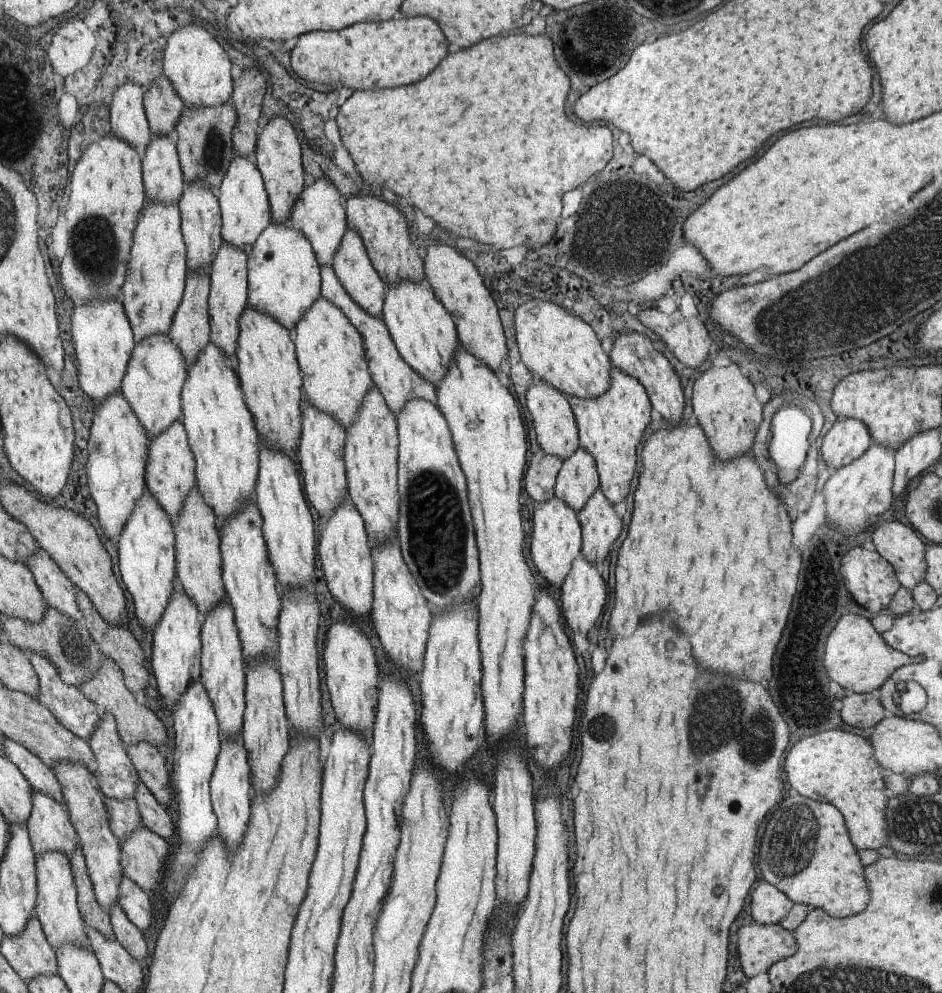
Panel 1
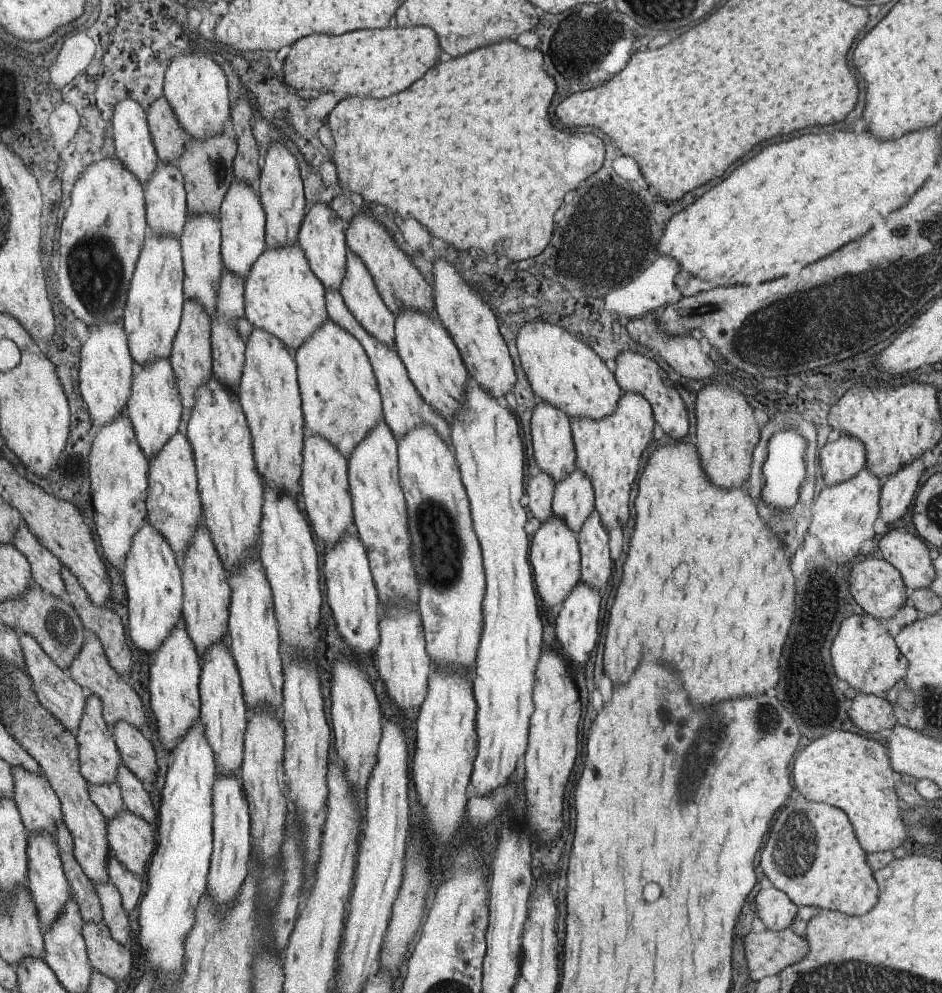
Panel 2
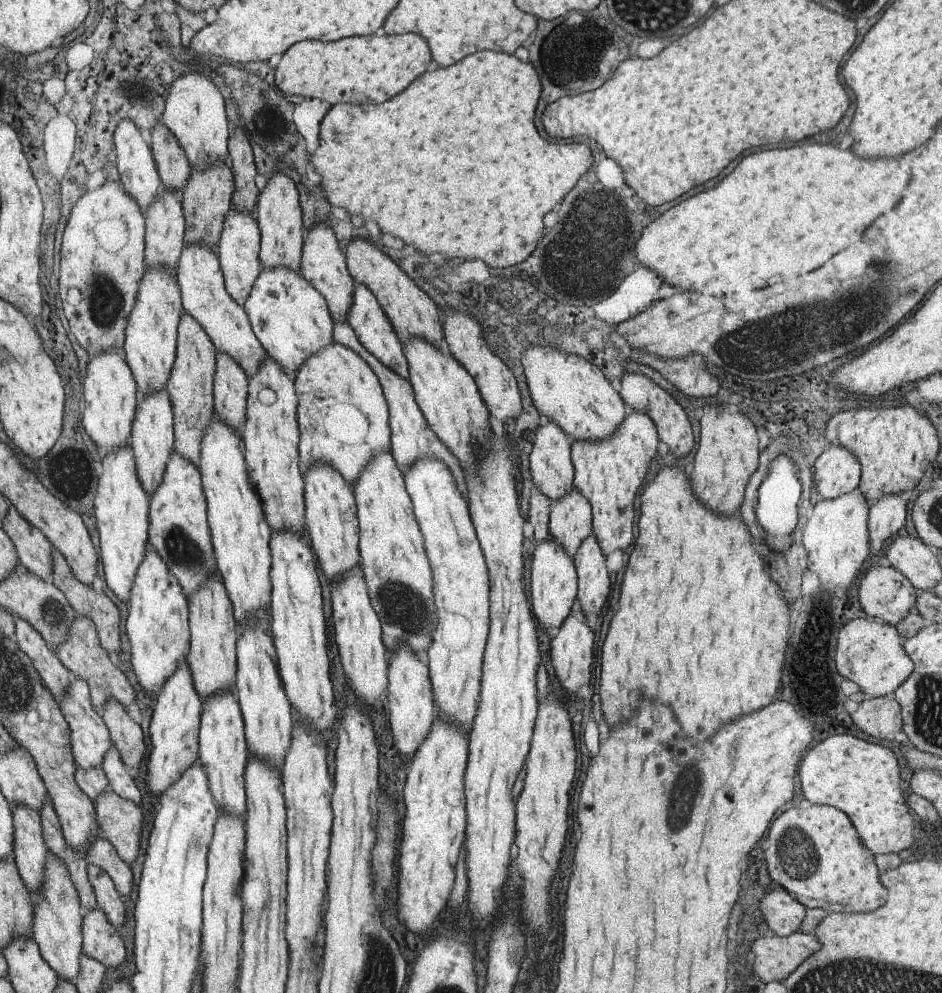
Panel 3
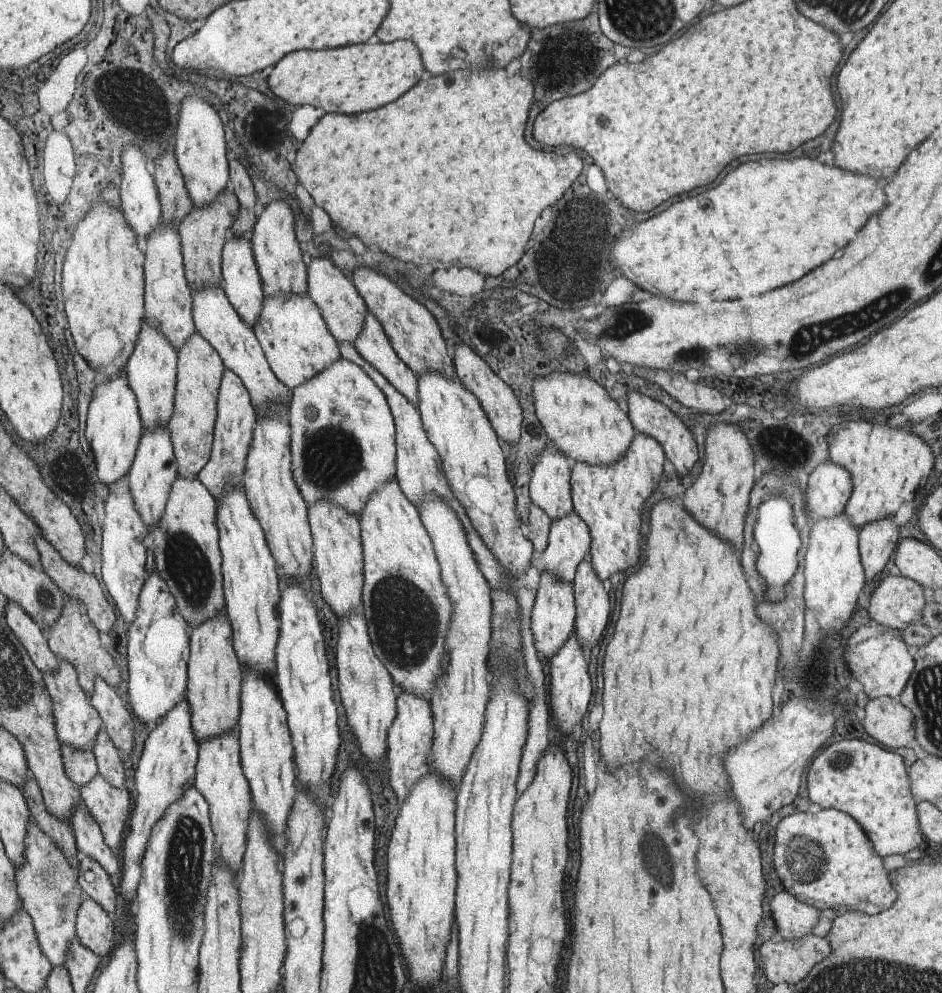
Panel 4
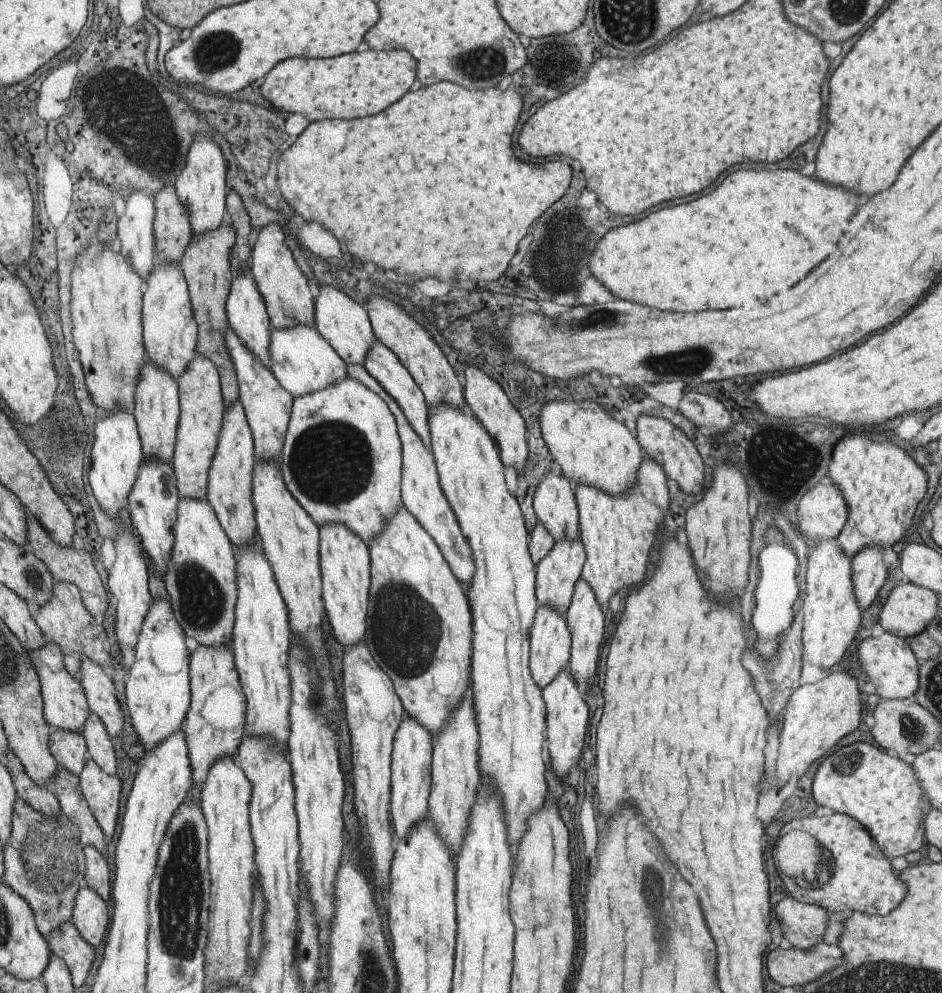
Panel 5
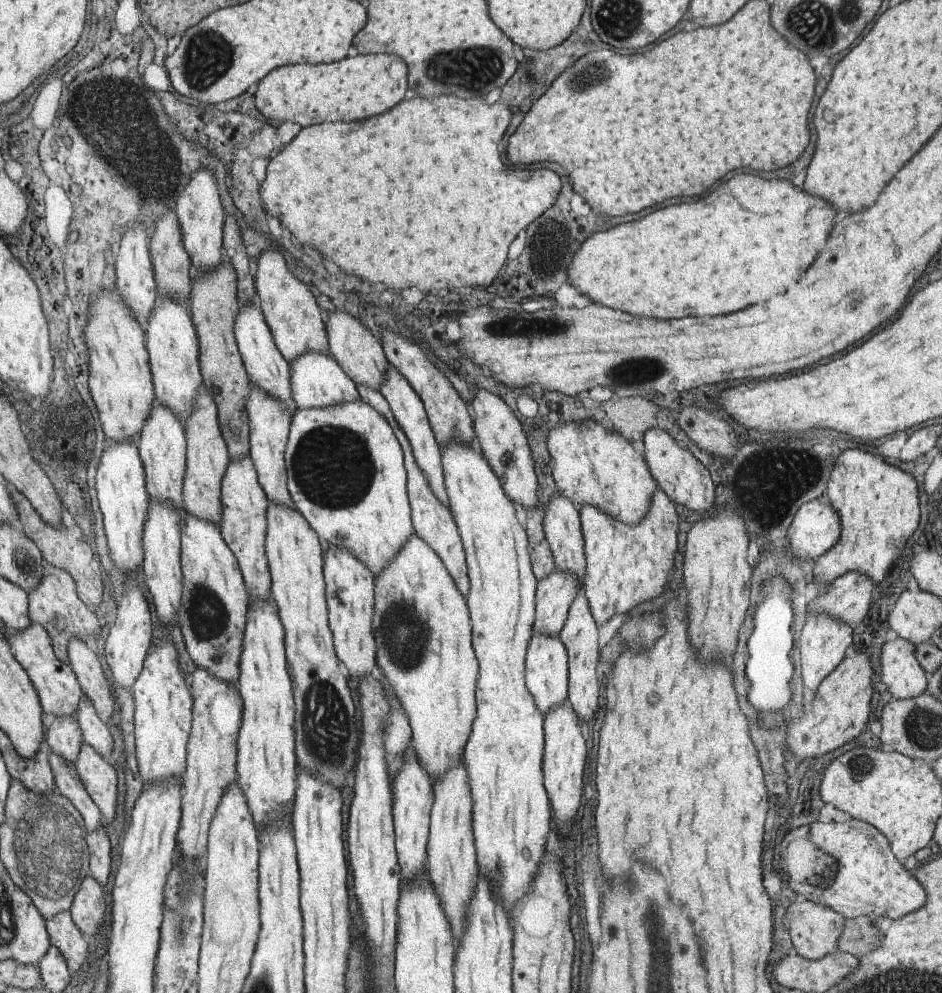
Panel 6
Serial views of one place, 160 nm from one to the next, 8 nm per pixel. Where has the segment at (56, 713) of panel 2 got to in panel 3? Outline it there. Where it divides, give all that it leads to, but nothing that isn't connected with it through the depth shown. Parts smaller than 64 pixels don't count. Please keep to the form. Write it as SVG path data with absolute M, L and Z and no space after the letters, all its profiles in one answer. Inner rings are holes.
M15 617L14 636L18 647L29 657L42 683L48 688L53 698L60 702L60 696L66 693L71 684L71 672L67 672L67 667L51 654L51 650L45 646L44 637L37 632L26 620Z

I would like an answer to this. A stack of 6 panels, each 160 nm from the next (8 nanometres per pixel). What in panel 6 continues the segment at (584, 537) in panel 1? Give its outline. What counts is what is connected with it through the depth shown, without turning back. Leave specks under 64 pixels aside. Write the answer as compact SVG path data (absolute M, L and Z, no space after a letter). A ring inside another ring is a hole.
M579 591L576 594L576 597L572 600L570 604L567 618L561 627L561 630L558 634L558 639L561 641L561 644L565 647L567 653L567 666L568 666L568 685L567 685L567 704L574 712L574 715L578 720L583 723L581 726L585 729L585 723L589 718L593 716L595 708L597 708L597 700L599 700L599 683L600 683L600 674L599 670L599 653L597 650L597 625L591 616L585 595L583 591Z

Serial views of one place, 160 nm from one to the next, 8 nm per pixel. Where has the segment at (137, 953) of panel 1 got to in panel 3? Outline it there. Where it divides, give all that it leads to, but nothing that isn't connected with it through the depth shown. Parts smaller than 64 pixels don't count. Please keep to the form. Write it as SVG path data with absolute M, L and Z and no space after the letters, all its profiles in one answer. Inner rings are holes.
M87 863L88 880L96 895L96 904L108 917L108 920L118 928L123 924L125 910L123 898L115 890L109 875L98 866Z

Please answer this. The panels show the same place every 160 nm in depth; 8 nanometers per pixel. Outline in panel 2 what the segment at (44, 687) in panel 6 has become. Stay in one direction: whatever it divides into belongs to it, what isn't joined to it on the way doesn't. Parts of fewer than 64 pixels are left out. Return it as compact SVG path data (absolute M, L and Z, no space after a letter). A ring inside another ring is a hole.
M94 694L88 696L84 704L84 714L75 730L76 743L79 745L80 775L91 784L108 783L116 779L116 770L121 764L119 750L115 750L114 740L111 740L109 730L105 728L104 718L101 718L102 704Z

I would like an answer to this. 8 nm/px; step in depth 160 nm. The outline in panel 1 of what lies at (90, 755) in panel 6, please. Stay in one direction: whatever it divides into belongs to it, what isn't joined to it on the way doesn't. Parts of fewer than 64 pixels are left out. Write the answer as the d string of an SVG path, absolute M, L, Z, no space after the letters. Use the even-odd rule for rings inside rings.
M141 825L119 844L125 877L148 894L162 884L163 868L169 854L167 844L159 836Z

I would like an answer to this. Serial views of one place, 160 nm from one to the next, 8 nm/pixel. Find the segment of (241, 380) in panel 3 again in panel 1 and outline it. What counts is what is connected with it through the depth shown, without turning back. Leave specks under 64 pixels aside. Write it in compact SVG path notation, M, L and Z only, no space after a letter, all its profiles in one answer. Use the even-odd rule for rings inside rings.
M224 244L212 260L211 292L208 295L208 316L211 328L211 340L222 353L228 357L235 356L236 344L240 330L240 320L247 306L247 256L232 245Z

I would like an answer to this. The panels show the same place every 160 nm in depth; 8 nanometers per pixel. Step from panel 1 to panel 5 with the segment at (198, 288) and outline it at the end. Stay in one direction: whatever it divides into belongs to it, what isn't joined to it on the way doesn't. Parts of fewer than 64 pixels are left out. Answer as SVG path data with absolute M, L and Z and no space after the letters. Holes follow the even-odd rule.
M197 355L188 364L177 383L180 416L170 465L175 472L176 489L180 498L205 501L208 471L215 456L225 411L223 396L220 393L219 373L212 361Z

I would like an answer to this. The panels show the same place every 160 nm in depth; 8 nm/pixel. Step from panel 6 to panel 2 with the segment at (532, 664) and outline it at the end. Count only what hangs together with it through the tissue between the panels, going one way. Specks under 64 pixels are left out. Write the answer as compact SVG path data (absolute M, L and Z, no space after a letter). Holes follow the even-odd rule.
M551 514L547 520L539 524L539 529L531 540L531 546L528 546L528 553L533 573L532 581L541 604L545 608L558 609L580 580L580 554L575 534L561 519Z

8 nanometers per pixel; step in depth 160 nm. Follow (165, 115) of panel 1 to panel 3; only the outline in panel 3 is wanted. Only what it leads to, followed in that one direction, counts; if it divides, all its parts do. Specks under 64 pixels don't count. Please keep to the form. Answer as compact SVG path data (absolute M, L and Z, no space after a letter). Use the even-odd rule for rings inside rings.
M162 122L154 126L150 135L162 186L167 191L179 191L180 194L192 172L183 149Z

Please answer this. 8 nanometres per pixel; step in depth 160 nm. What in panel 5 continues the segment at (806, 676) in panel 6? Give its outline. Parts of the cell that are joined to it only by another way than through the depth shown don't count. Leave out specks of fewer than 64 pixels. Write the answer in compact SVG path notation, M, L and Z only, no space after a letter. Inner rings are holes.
M835 539L814 542L807 559L802 606L803 658L829 671L853 642L861 622L859 613L850 579L850 558L840 551Z

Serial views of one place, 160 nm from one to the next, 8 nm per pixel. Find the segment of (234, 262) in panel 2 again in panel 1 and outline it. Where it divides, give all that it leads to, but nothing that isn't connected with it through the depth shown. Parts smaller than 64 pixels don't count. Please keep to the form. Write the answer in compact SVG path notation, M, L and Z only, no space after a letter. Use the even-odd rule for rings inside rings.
M236 156L232 160L224 180L214 190L214 193L219 201L220 220L223 222L220 239L224 244L232 245L247 256L260 236L260 232L271 222L271 208L268 205L263 177L253 160Z

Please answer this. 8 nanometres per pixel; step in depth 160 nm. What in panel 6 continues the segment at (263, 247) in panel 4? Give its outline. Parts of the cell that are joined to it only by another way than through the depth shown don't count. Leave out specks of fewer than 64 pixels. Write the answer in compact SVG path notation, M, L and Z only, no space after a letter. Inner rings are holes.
M276 250L263 252L258 256L256 264L254 279L256 305L261 308L264 321L271 330L272 339L276 341L281 356L291 362L308 352L329 354L327 352L328 338L325 338L325 326L323 326L319 308L313 296L309 294L309 288L287 272L283 254Z

